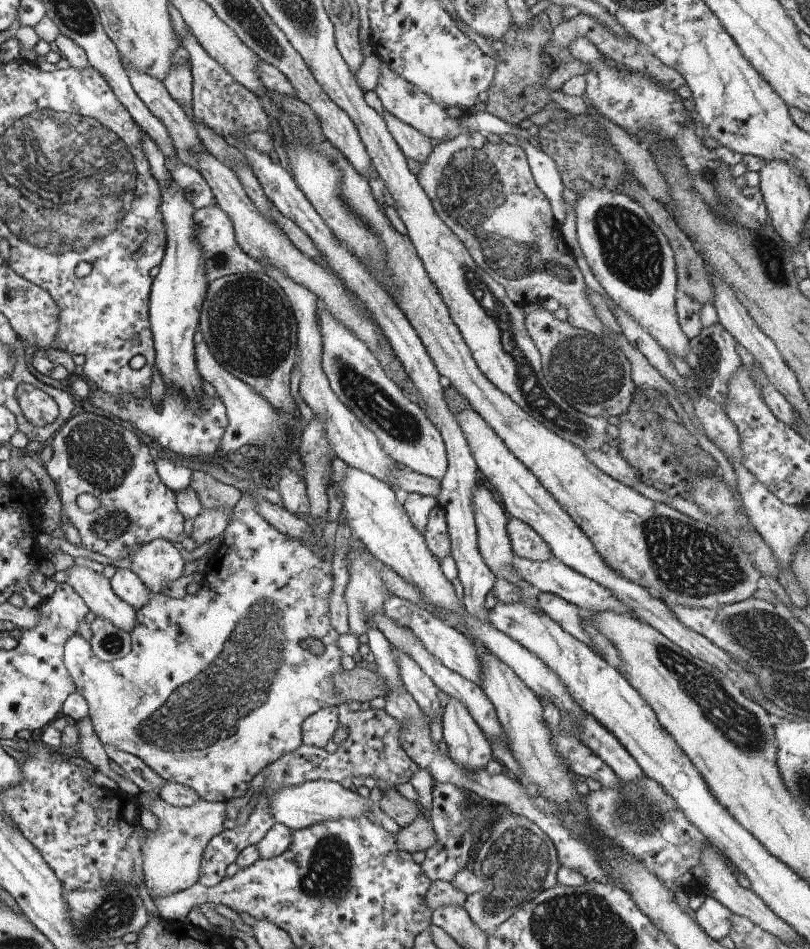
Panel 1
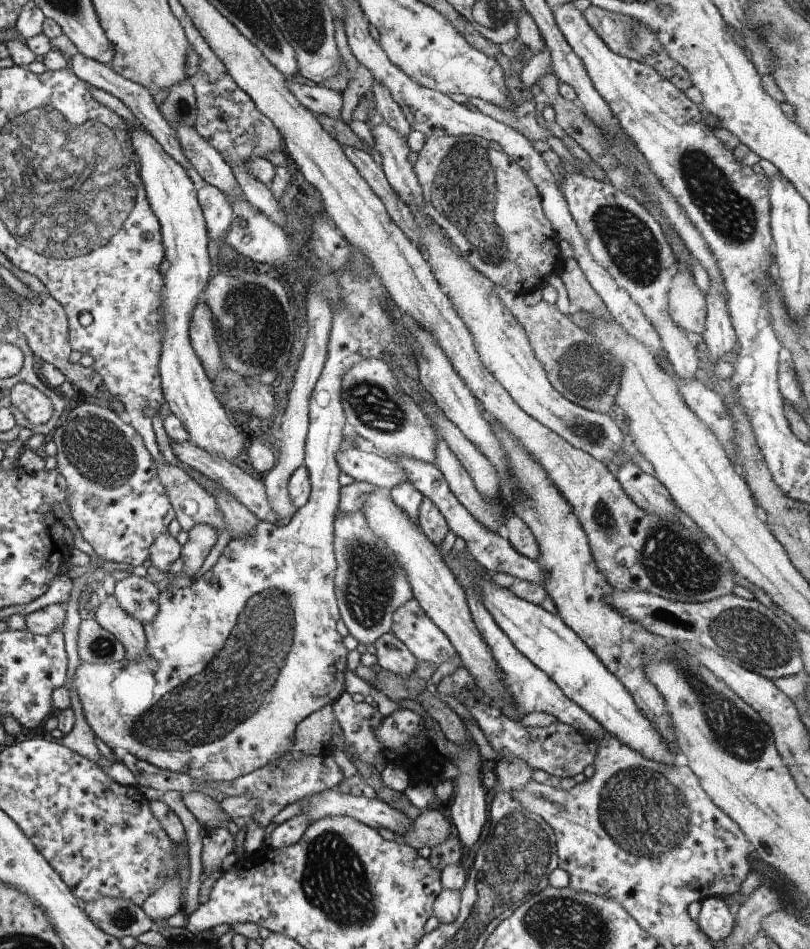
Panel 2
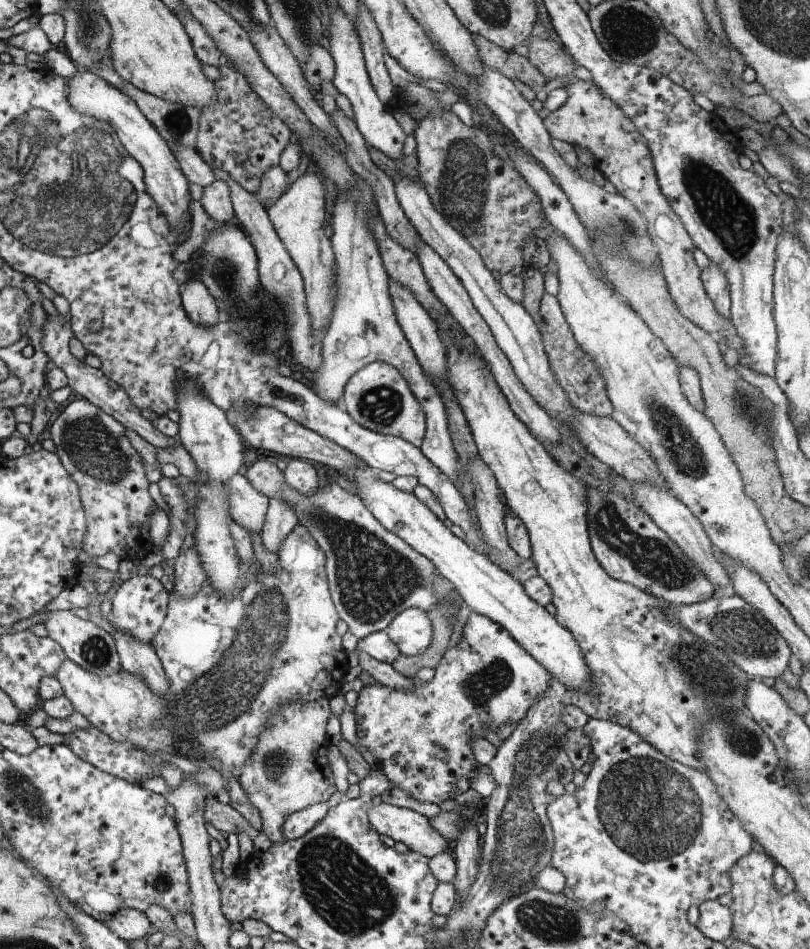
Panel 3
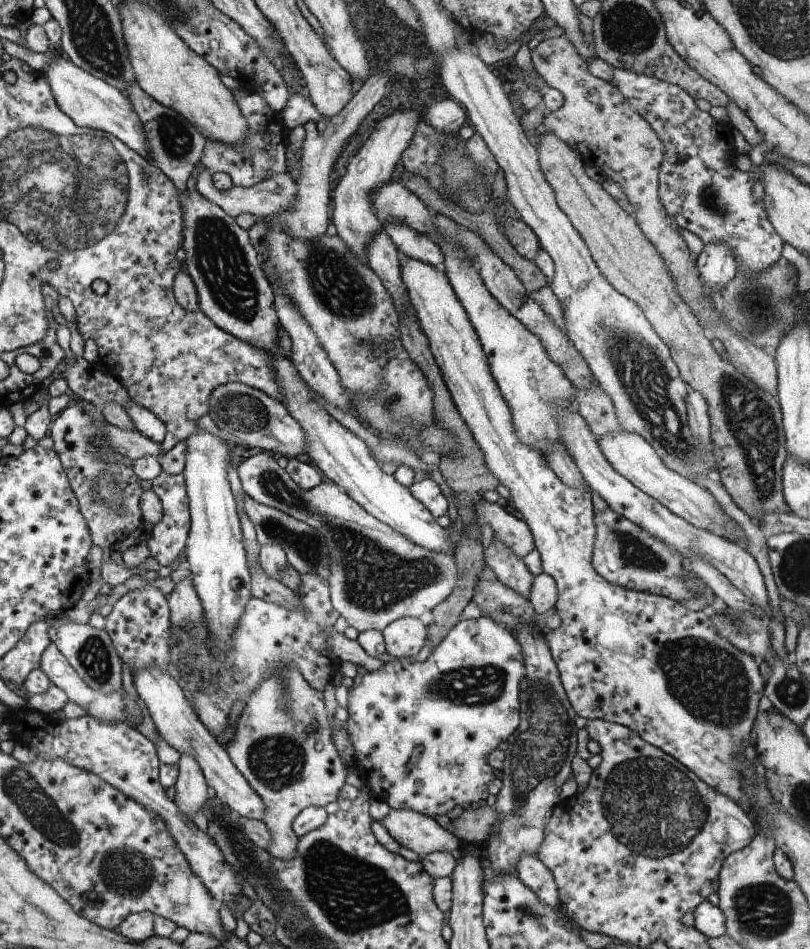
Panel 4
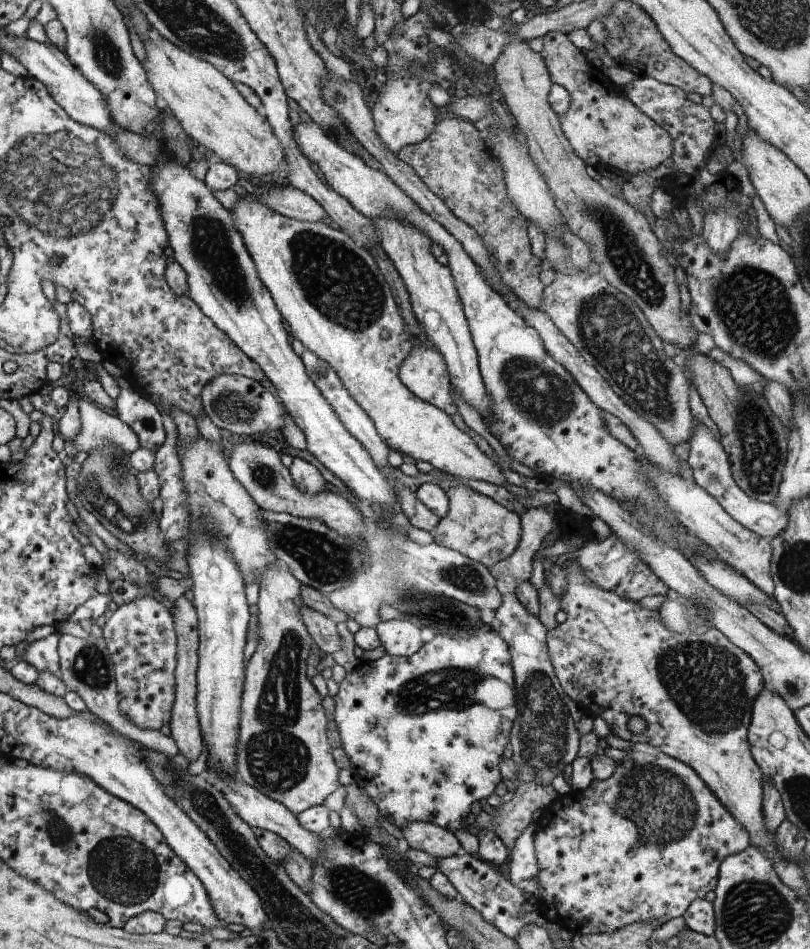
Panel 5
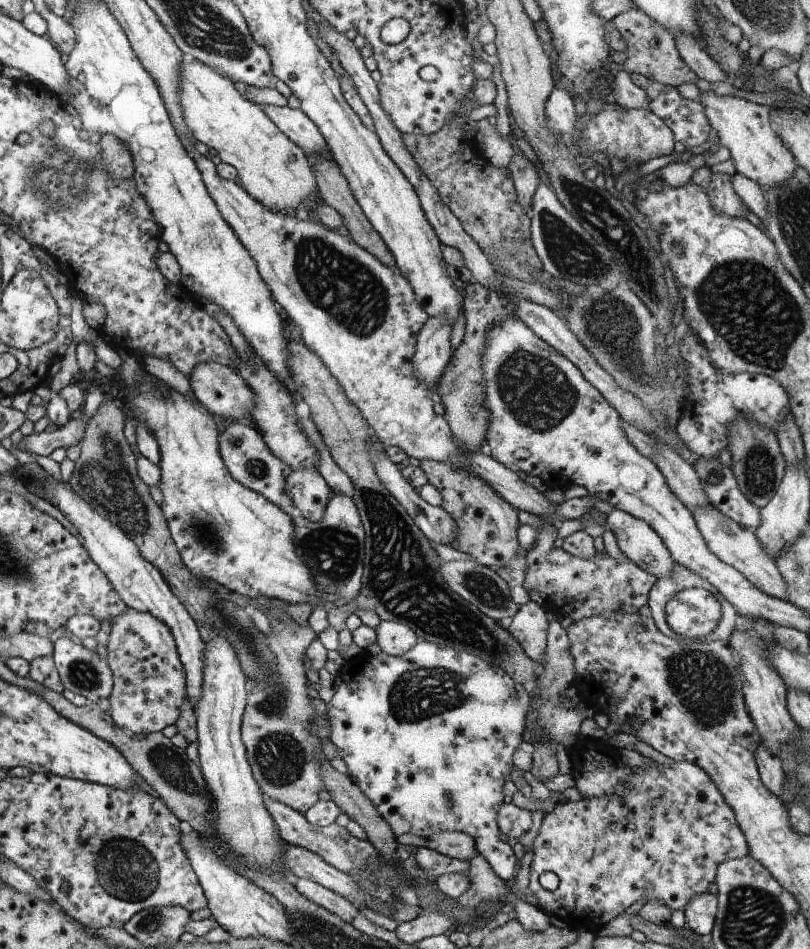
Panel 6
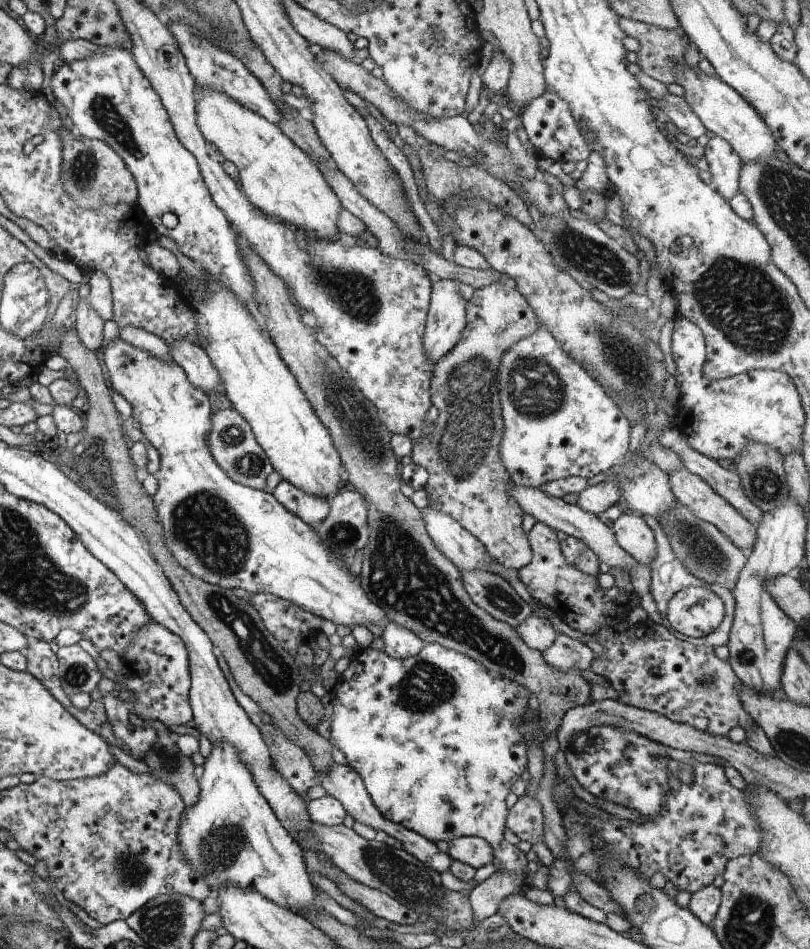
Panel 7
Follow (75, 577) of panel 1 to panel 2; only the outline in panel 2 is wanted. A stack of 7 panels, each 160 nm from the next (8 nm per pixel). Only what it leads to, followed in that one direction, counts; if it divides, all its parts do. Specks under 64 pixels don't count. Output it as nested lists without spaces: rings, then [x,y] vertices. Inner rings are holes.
[[[99,593],[97,597],[101,599],[101,606],[95,612],[95,619],[121,641],[125,647],[125,659],[130,662],[144,659],[147,656],[147,638],[143,624],[124,612],[114,595],[106,597]]]

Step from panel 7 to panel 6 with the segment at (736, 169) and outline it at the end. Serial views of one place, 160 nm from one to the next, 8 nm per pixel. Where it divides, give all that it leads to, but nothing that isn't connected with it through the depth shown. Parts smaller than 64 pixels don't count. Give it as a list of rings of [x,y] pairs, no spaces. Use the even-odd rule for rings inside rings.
[[[712,173],[710,186],[707,186],[707,193],[717,211],[726,213],[730,218],[746,218],[748,208],[734,190],[733,176],[724,173]]]

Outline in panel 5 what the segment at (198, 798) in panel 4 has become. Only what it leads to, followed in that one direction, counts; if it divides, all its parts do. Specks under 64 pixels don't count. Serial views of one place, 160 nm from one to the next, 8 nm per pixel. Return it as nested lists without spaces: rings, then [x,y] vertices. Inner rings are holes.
[[[182,595],[171,607],[178,633],[177,702],[173,705],[172,720],[169,722],[171,737],[176,741],[180,754],[196,760],[204,748],[201,725],[197,711],[197,668],[198,647],[201,644],[200,622],[196,607]]]

